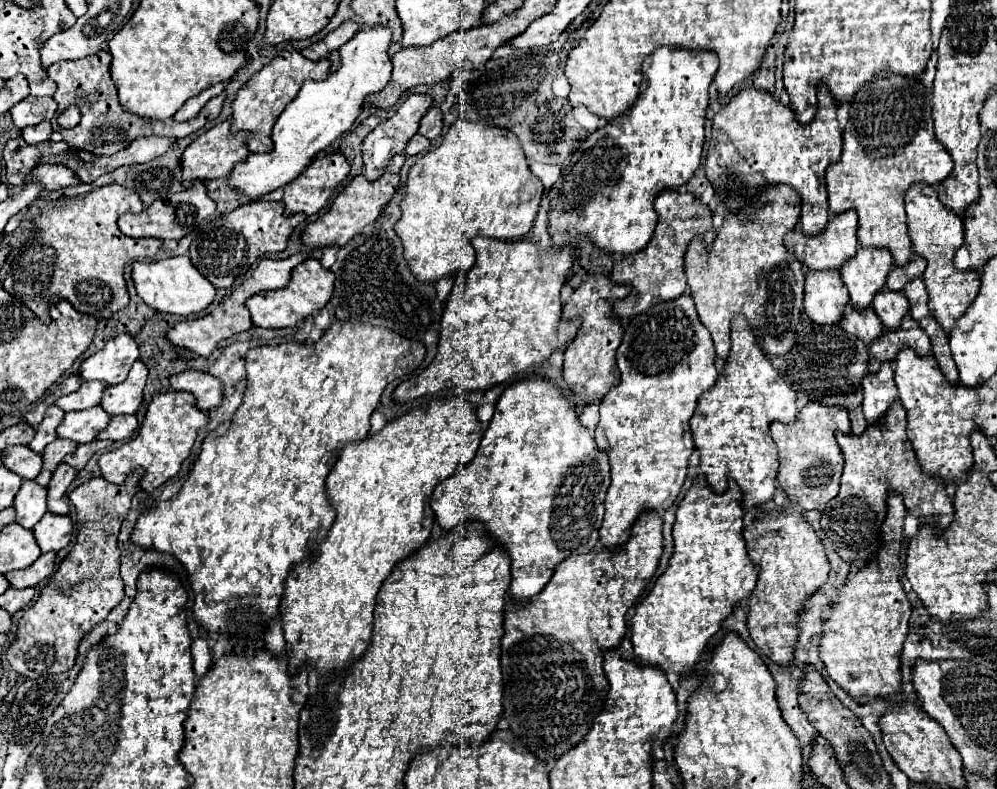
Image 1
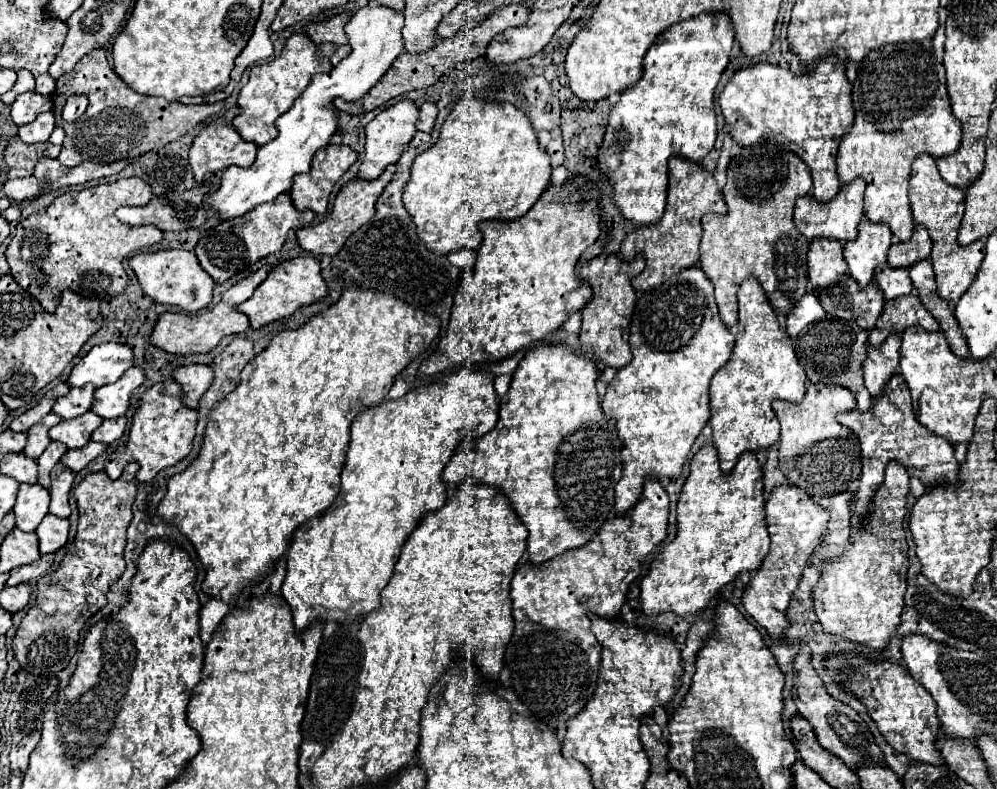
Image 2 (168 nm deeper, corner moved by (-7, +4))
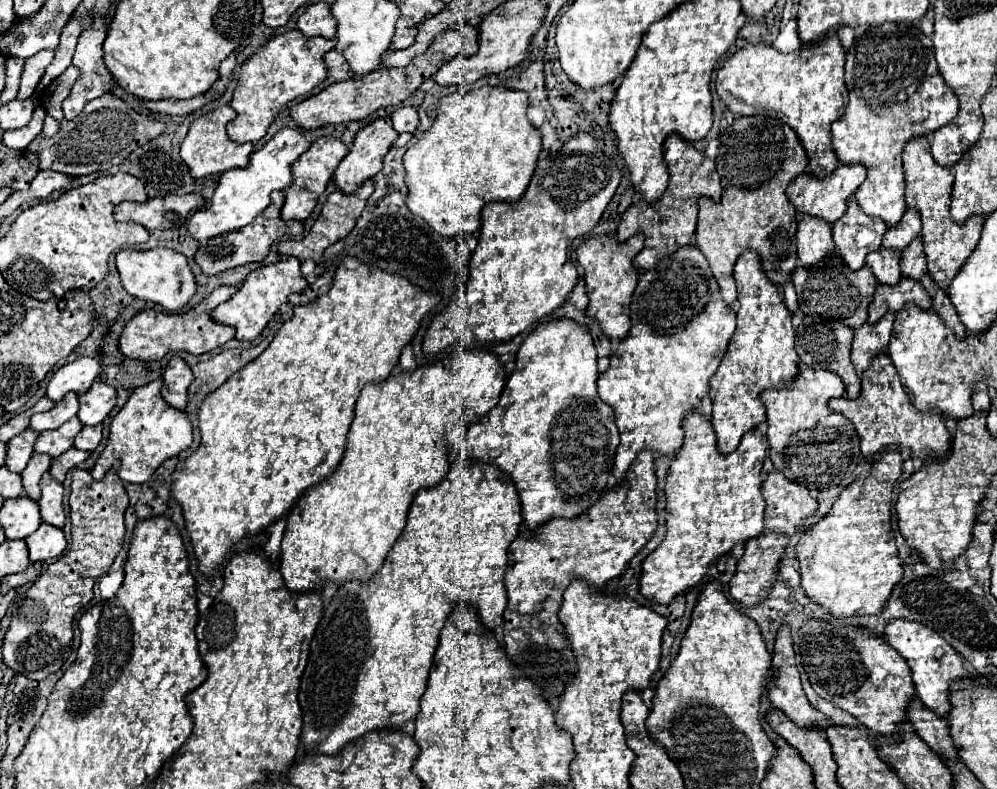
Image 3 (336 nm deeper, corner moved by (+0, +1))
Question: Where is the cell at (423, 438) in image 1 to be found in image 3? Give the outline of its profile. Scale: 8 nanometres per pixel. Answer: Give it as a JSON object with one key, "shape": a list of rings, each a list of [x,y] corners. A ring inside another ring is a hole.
{"shape":[[[454,350],[446,354],[446,360],[436,360],[416,370],[400,372],[398,376],[392,374],[378,384],[366,384],[356,402],[356,416],[338,468],[326,480],[312,486],[310,492],[304,492],[286,516],[280,554],[280,572],[286,586],[290,586],[292,592],[308,592],[318,590],[318,586],[324,588],[328,580],[342,584],[358,578],[366,582],[374,576],[406,526],[406,514],[416,492],[436,486],[450,470],[446,430],[456,422],[478,422],[480,416],[498,404],[504,384],[504,364],[486,350]]]}

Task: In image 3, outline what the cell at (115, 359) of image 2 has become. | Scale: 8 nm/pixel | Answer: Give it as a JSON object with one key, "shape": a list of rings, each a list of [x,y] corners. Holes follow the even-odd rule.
{"shape":[[[78,358],[60,370],[56,370],[48,382],[46,396],[52,402],[60,402],[68,392],[84,394],[100,374],[98,358]]]}

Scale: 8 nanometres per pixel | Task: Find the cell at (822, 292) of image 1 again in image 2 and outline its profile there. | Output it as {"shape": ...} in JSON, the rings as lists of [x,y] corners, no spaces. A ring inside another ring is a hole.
{"shape":[[[817,239],[809,243],[807,253],[807,273],[815,291],[827,289],[833,281],[847,273],[847,263],[843,259],[843,245],[831,239]]]}

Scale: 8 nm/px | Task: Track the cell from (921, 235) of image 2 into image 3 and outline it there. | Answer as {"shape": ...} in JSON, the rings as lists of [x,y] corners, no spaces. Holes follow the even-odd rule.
{"shape":[[[908,208],[906,214],[902,216],[902,222],[898,222],[898,226],[886,230],[882,246],[902,252],[916,236],[920,236],[920,230],[922,230],[922,224],[920,224],[918,210]]]}

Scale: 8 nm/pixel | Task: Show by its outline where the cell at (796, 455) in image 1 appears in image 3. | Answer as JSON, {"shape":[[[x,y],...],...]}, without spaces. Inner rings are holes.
{"shape":[[[822,366],[802,368],[782,390],[764,390],[760,394],[768,412],[770,460],[788,480],[804,484],[818,500],[818,514],[826,514],[836,502],[840,490],[862,478],[870,470],[870,462],[862,458],[860,440],[854,424],[828,408],[830,398],[844,394],[844,382],[838,374],[822,370]]]}

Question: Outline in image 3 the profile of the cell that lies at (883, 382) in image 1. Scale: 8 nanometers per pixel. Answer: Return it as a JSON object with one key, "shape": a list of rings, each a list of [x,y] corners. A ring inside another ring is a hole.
{"shape":[[[894,312],[884,314],[880,322],[870,326],[864,322],[858,330],[854,330],[854,340],[852,340],[852,364],[858,372],[864,372],[872,358],[878,352],[884,352],[888,348],[888,340],[892,334],[892,322],[894,322]]]}

